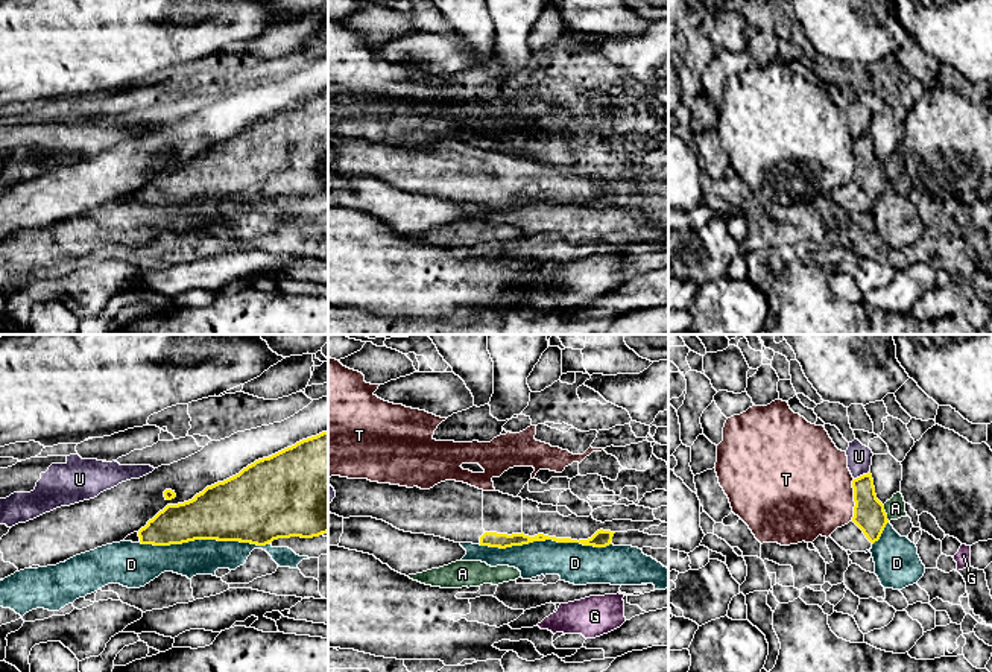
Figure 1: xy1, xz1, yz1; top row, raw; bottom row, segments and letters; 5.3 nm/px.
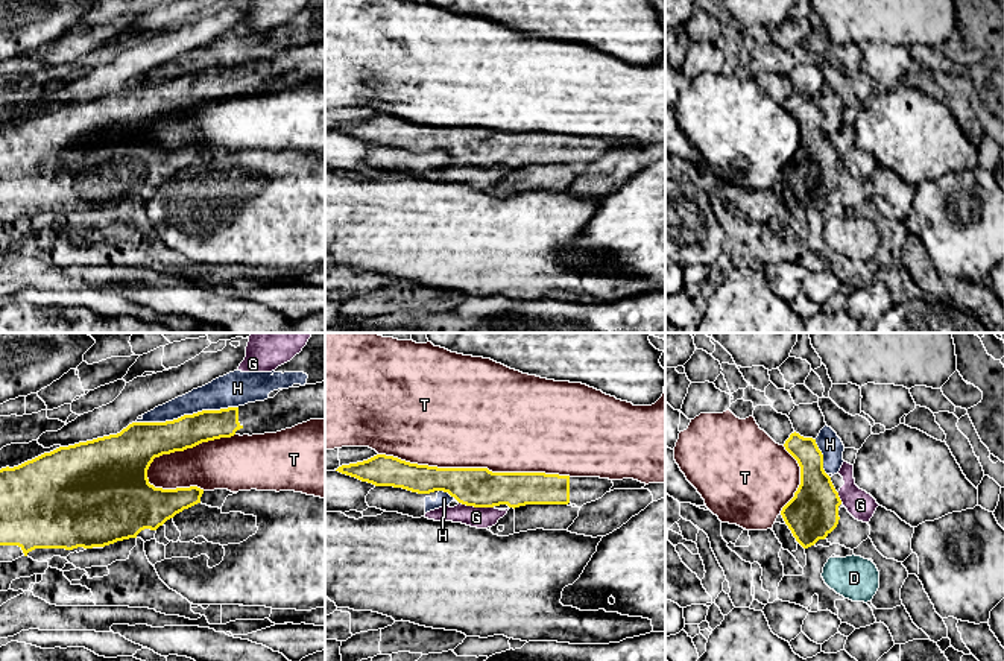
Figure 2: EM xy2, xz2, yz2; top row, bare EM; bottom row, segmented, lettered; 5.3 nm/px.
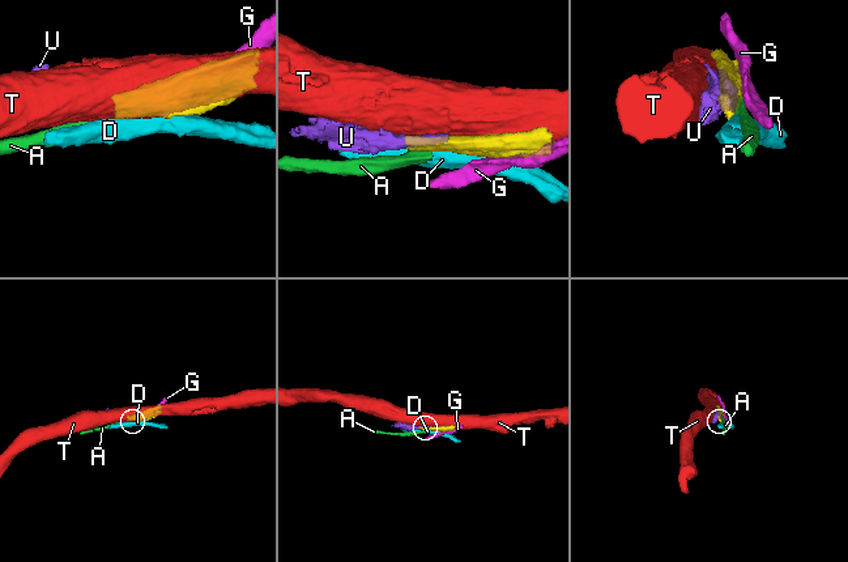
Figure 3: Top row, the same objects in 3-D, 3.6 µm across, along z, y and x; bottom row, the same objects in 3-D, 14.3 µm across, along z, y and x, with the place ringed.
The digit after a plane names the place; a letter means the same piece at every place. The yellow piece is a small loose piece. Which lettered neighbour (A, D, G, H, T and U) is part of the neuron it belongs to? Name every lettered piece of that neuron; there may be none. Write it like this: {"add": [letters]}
{"add": []}

